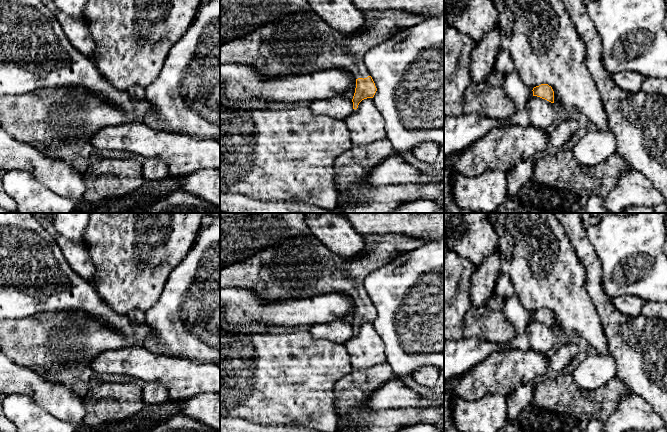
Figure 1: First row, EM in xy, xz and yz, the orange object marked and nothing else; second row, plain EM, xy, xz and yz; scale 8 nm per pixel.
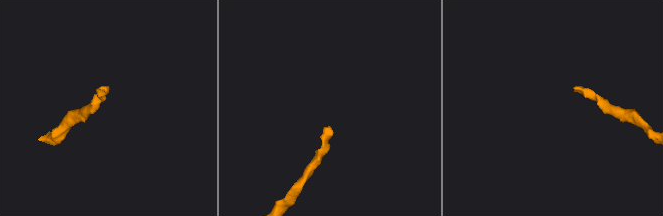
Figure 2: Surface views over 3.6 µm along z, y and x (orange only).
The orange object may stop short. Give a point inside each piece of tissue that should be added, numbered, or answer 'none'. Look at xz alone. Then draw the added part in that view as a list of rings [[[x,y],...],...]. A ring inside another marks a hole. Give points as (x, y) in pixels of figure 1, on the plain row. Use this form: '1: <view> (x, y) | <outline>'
1: xz (301, 266) | [[[370,234],[363,238],[364,250],[351,256],[333,253],[314,235],[287,238],[282,243],[266,248],[248,259],[220,269],[220,289],[231,287],[250,289],[269,301],[343,293],[349,295],[356,303],[367,302],[370,298],[364,286],[364,279],[397,256],[414,250],[424,243],[420,239],[400,234]]]

